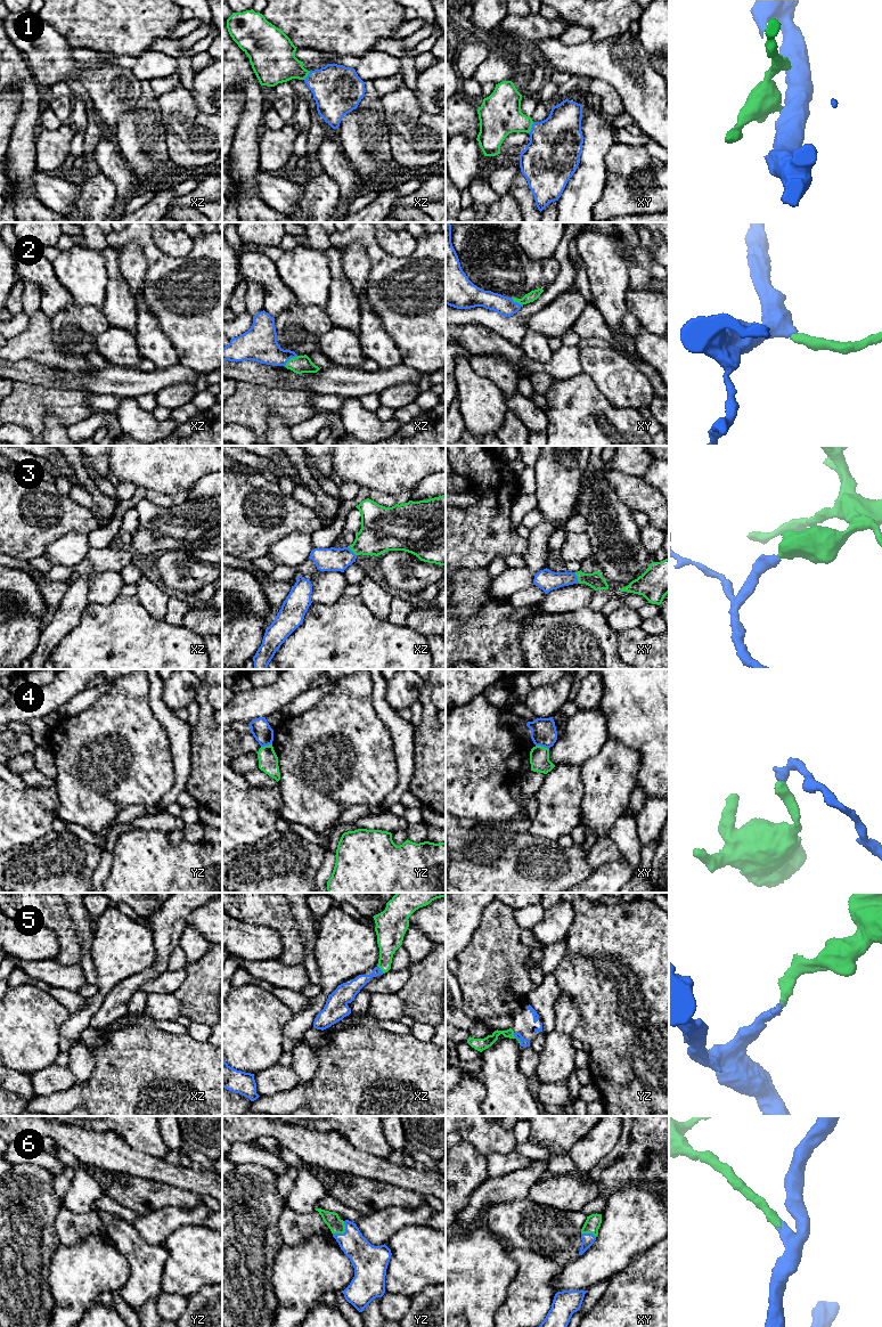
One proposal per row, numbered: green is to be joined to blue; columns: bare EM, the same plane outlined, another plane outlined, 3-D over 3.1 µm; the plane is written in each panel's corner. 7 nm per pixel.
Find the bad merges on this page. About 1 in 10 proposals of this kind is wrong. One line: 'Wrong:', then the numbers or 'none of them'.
Wrong: 4

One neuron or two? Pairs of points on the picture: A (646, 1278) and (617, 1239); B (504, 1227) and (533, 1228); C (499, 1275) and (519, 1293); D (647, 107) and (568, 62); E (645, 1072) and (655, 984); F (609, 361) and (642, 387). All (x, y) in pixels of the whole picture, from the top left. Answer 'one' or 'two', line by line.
A: two
B: one
C: two
D: one
E: one
F: one

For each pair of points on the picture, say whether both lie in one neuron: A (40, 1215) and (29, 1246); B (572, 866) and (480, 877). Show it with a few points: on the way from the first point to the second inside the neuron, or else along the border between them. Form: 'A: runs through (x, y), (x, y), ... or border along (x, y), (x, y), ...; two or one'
A: runs through (32, 1223), (29, 1227), (29, 1238); one
B: runs through (549, 870), (541, 870), (527, 877), (503, 877); one

